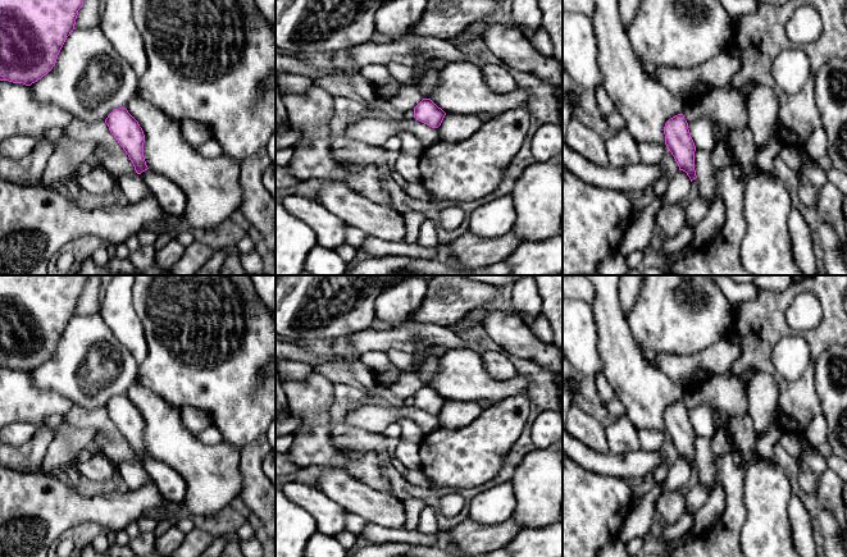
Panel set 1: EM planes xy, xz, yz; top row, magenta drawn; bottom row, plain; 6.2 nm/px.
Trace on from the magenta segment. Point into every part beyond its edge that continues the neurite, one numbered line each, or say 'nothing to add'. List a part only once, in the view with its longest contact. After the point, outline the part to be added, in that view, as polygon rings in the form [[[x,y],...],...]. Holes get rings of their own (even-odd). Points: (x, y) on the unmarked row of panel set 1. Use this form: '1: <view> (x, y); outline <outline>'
nothing to add

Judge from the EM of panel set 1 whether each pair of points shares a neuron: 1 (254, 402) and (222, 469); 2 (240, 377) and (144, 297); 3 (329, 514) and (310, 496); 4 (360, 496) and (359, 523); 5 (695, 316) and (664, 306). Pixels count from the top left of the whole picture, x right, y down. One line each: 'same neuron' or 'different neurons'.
1: different neurons
2: same neuron
3: same neuron
4: different neurons
5: same neuron

